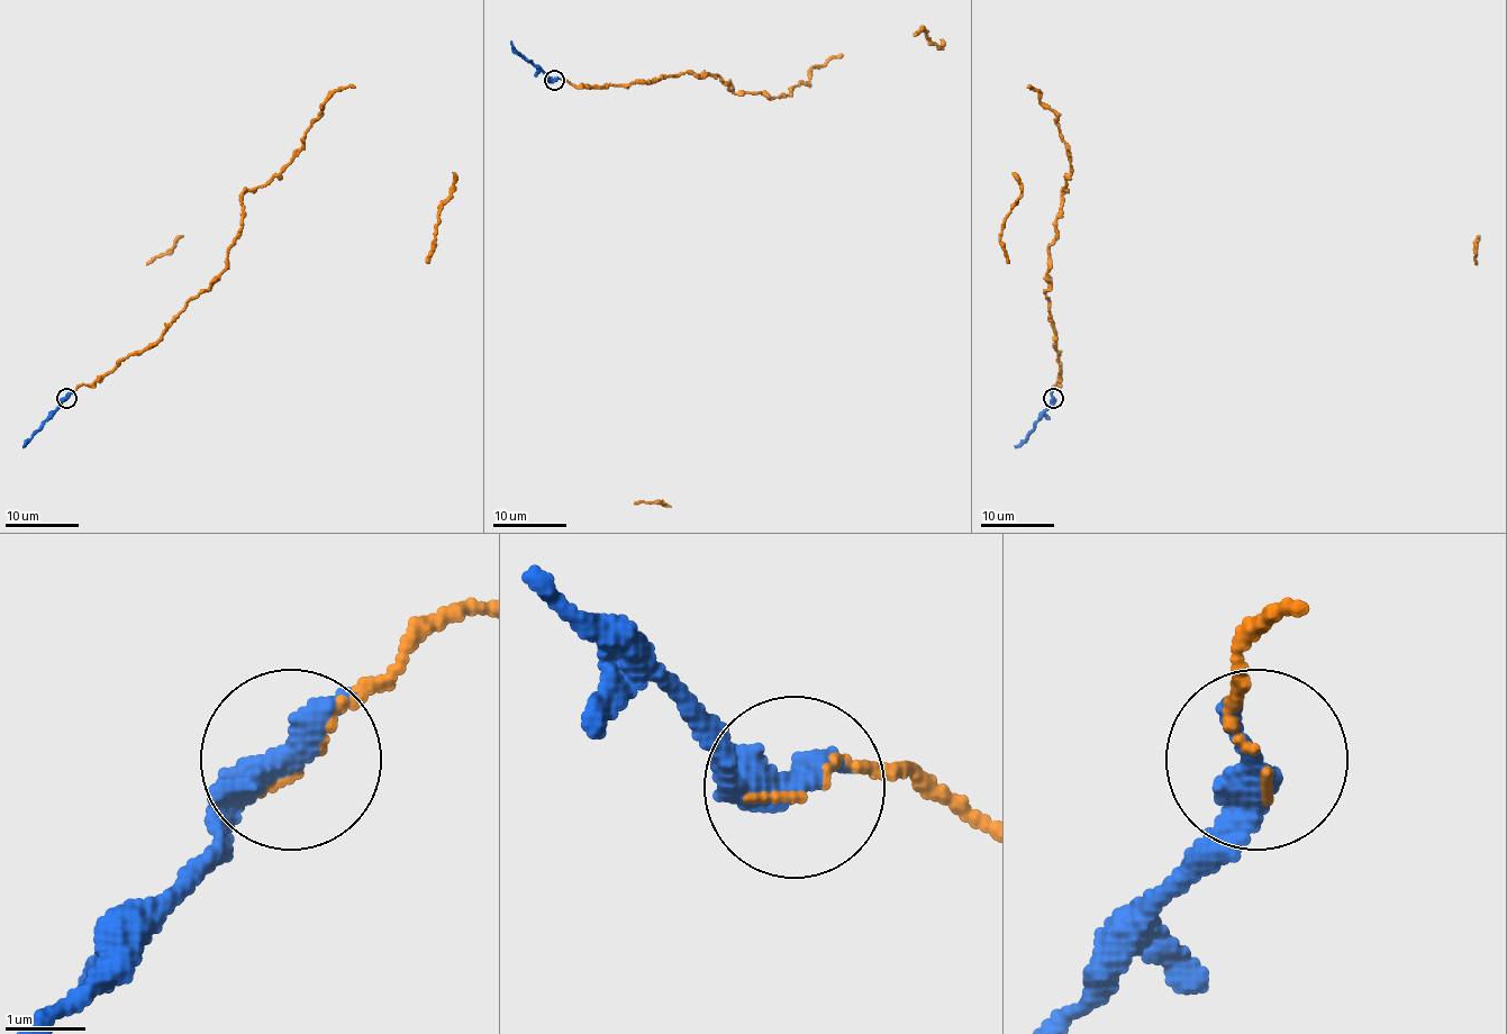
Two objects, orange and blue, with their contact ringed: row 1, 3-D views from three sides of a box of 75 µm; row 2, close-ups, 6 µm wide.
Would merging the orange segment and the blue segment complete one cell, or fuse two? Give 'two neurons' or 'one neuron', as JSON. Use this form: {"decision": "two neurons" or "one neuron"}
{"decision": "one neuron"}

